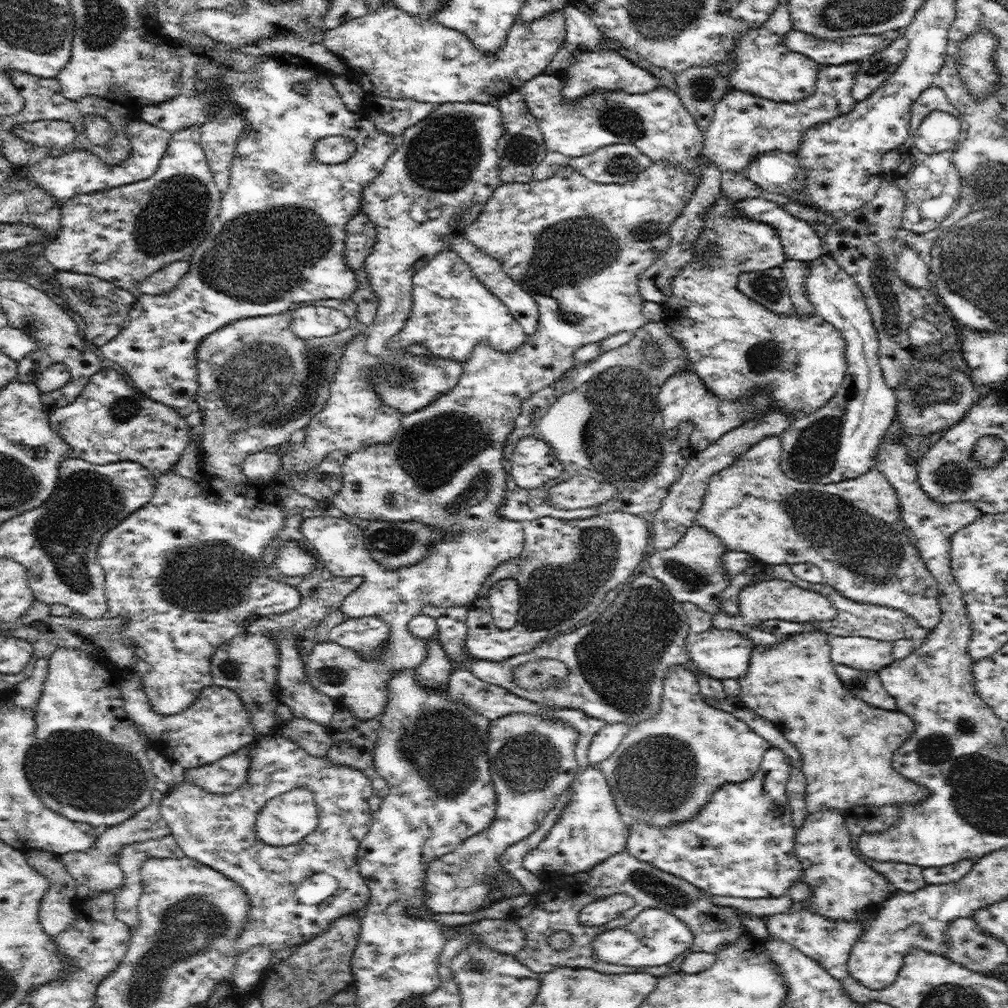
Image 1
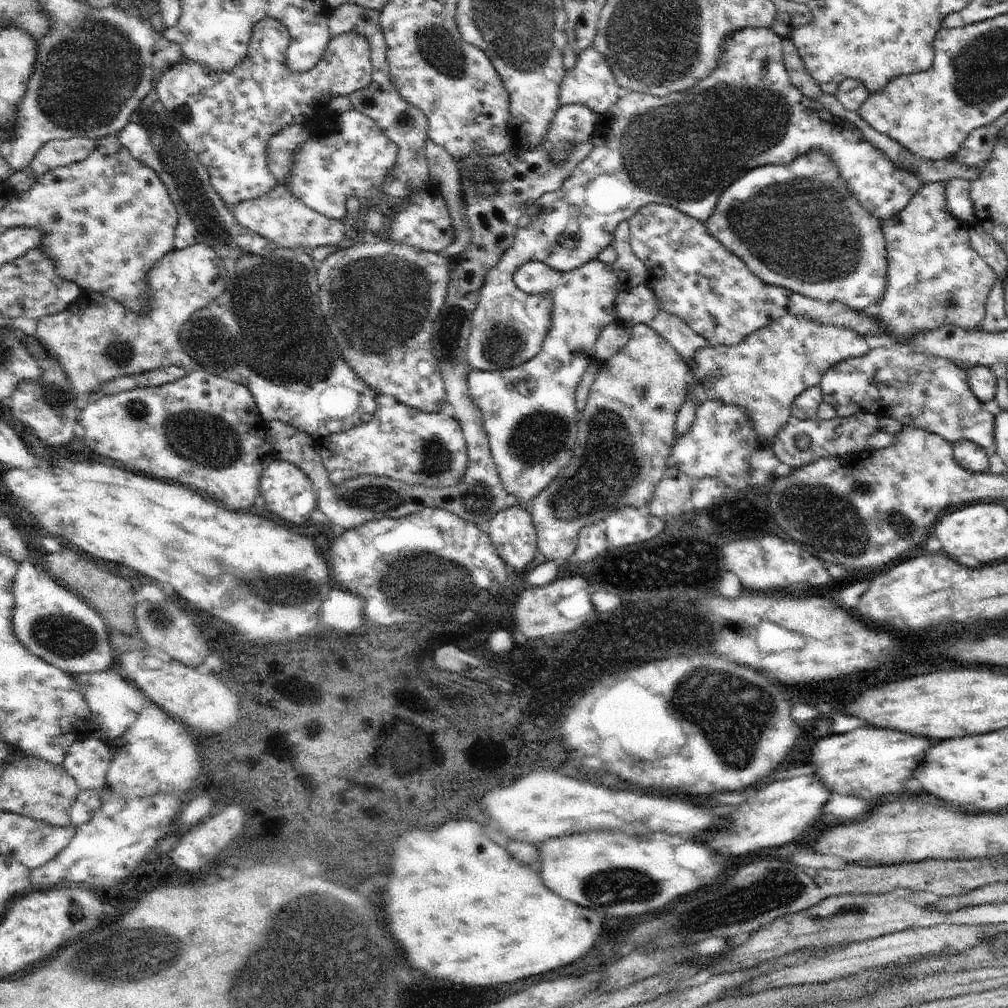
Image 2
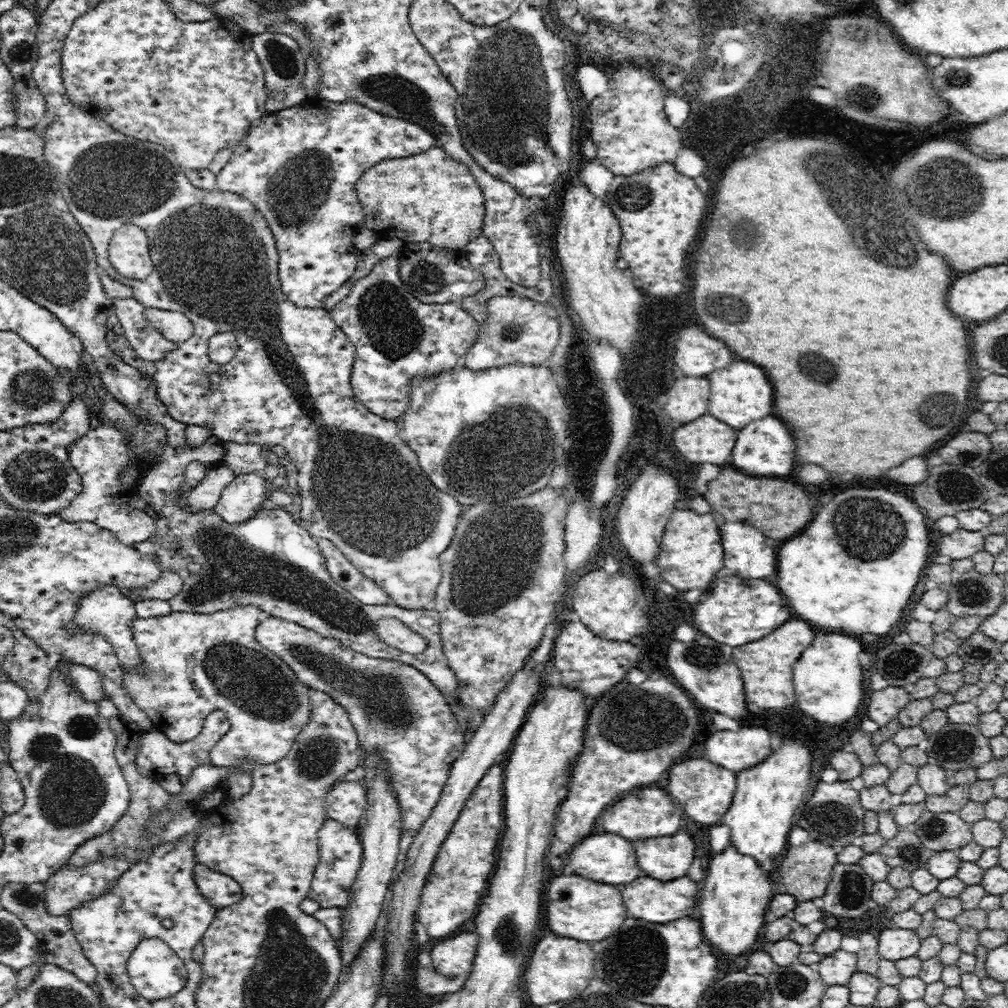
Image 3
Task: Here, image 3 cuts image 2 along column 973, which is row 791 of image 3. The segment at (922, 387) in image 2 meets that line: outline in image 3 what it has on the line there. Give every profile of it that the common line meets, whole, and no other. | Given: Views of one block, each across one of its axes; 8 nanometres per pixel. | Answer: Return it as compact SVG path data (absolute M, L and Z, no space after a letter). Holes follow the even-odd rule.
M268 616L262 620L256 628L256 642L278 654L298 674L302 684L326 692L350 712L360 746L366 752L378 752L388 762L406 830L418 830L430 818L450 778L452 764L468 744L440 688L410 664L350 652L336 638L324 638L318 632L280 618Z

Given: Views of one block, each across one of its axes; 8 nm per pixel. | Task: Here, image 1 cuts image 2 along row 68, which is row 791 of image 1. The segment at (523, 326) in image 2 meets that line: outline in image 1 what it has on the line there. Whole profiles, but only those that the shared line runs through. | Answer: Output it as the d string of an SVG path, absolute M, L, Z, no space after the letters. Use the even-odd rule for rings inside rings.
M769 748L763 756L763 762L761 762L761 768L755 772L753 778L741 782L741 784L721 784L711 800L707 800L707 804L703 804L703 808L697 812L697 816L693 816L693 820L687 820L687 822L681 822L681 824L671 824L669 828L655 828L655 826L649 826L649 824L643 824L643 822L637 822L633 826L629 826L629 838L627 838L627 854L641 860L641 862L647 862L667 874L673 874L693 886L697 886L701 892L705 892L707 896L735 896L735 898L779 898L779 896L785 896L787 890L797 882L797 880L803 880L803 868L799 864L799 858L795 856L795 826L793 826L793 812L791 812L791 806L789 806L789 800L787 800L787 794L785 794L785 788L787 788L787 782L789 782L789 772L791 772L791 766L785 764L785 752L779 750L779 748Z

